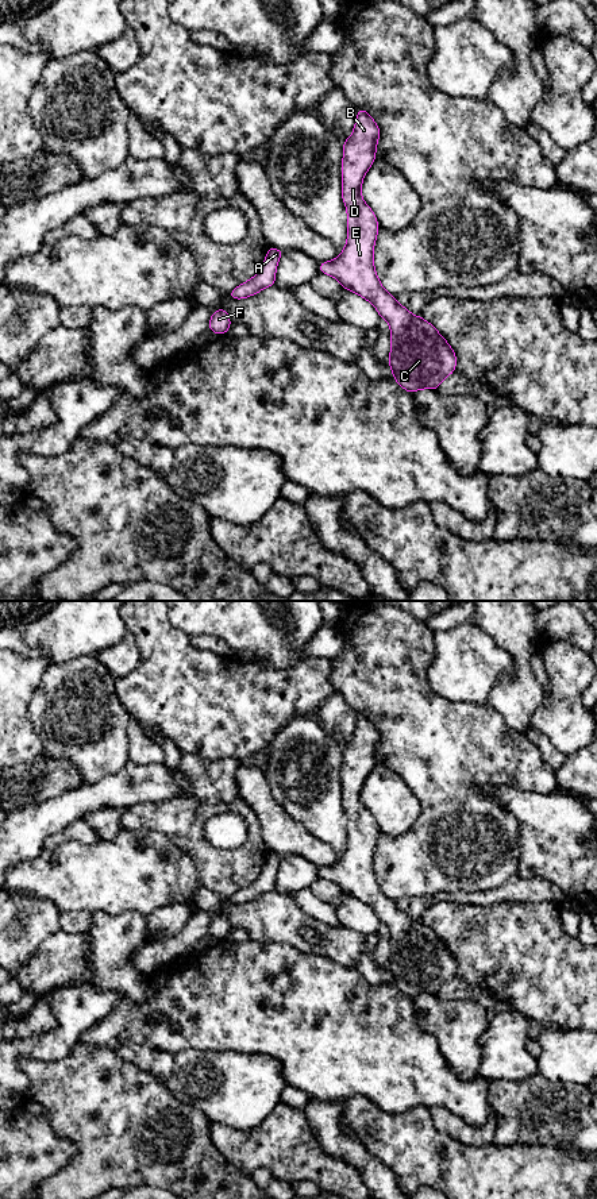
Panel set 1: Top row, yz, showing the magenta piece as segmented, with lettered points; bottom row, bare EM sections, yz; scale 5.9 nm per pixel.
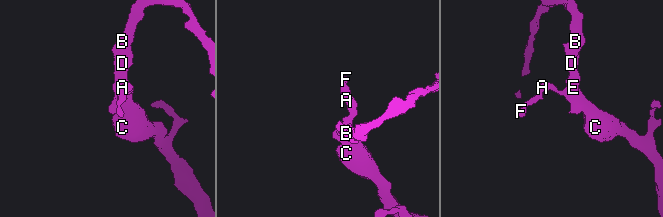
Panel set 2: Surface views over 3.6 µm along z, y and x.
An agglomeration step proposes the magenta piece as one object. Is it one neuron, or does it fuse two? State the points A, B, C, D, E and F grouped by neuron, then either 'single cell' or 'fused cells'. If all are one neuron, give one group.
A B C D E F; single cell

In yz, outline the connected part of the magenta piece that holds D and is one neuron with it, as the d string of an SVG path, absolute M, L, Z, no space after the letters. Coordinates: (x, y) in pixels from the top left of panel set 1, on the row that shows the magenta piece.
M357 108L357 122L353 135L343 140L342 159L342 200L347 212L347 243L342 254L319 263L319 273L335 277L342 289L363 297L377 309L380 317L390 325L390 355L388 358L393 379L408 393L413 394L419 389L438 390L442 381L455 373L457 355L447 340L438 332L434 324L425 321L423 316L413 316L397 298L388 293L381 285L375 273L373 252L380 230L378 220L373 209L363 201L361 188L363 177L375 161L377 142L381 130L370 113L363 108Z

